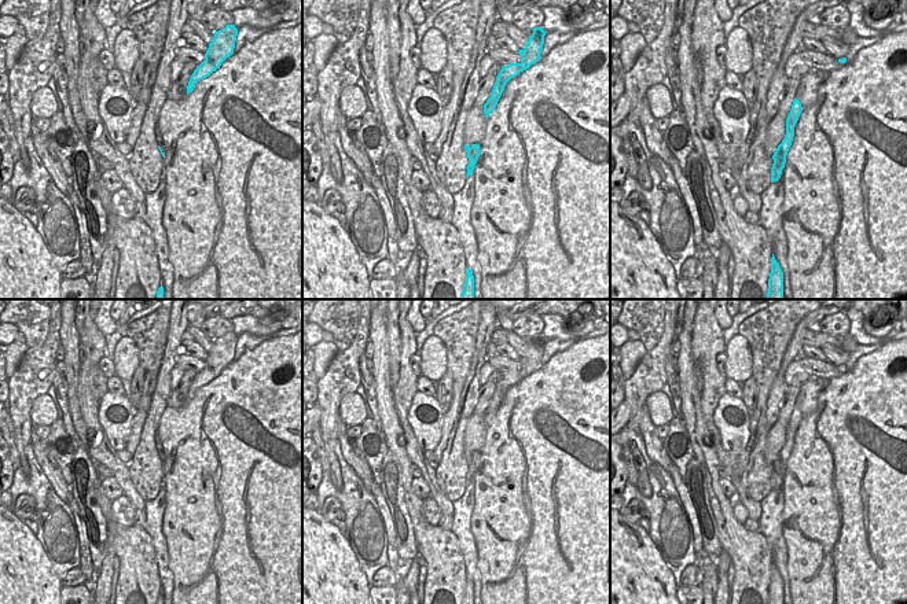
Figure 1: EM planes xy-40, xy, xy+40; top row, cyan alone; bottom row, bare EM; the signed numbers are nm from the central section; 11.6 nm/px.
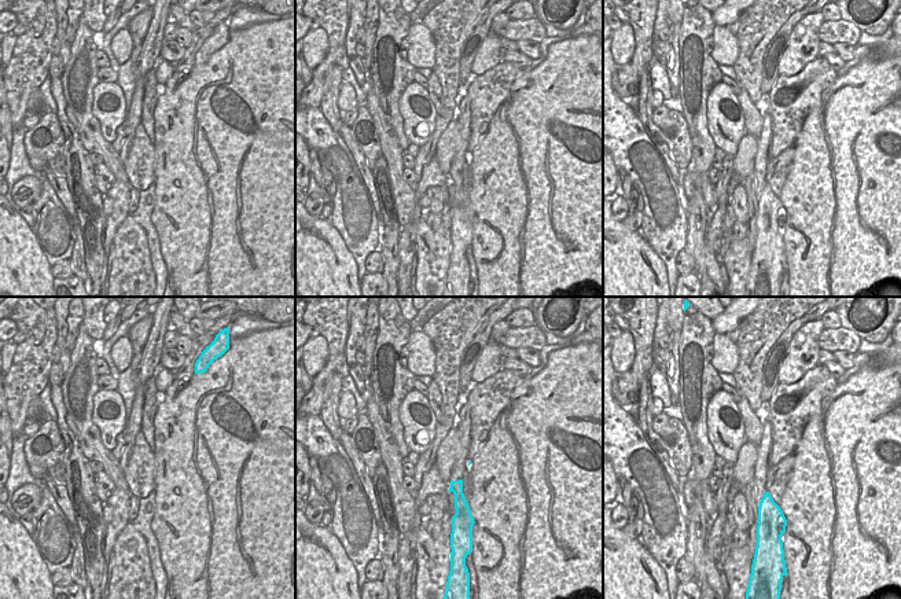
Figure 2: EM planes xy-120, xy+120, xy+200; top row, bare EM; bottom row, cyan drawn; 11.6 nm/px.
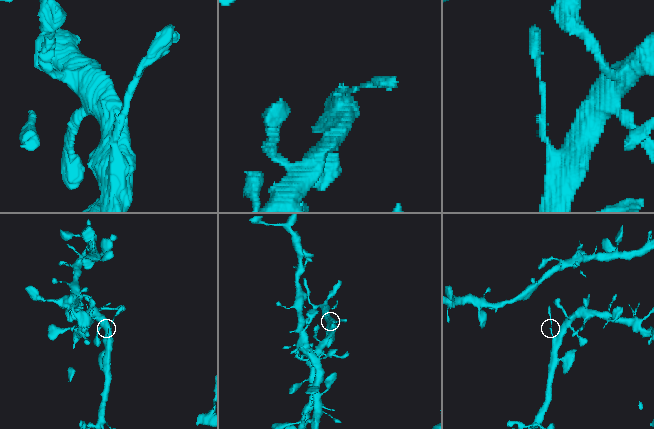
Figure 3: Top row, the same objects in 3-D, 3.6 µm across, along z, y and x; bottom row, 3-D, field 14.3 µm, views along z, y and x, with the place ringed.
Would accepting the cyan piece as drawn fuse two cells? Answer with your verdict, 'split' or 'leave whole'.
leave whole

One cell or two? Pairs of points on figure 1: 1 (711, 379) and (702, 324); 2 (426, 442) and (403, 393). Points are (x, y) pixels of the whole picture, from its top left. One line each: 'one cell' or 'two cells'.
1: one cell
2: two cells

